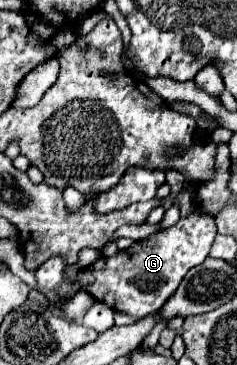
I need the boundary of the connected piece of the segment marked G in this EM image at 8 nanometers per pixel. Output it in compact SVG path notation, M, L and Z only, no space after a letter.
M190 214L186 218L180 218L178 224L174 224L172 228L150 234L144 240L136 240L132 242L130 248L118 250L110 258L100 256L96 264L78 270L74 280L68 278L66 274L68 264L64 264L62 256L48 258L46 264L40 264L40 268L32 270L32 274L36 276L38 288L42 290L56 290L60 296L74 296L76 292L86 290L96 300L106 302L112 310L130 314L134 318L144 318L146 314L156 312L176 292L184 274L192 266L204 262L214 238L216 238L214 218L206 214Z

